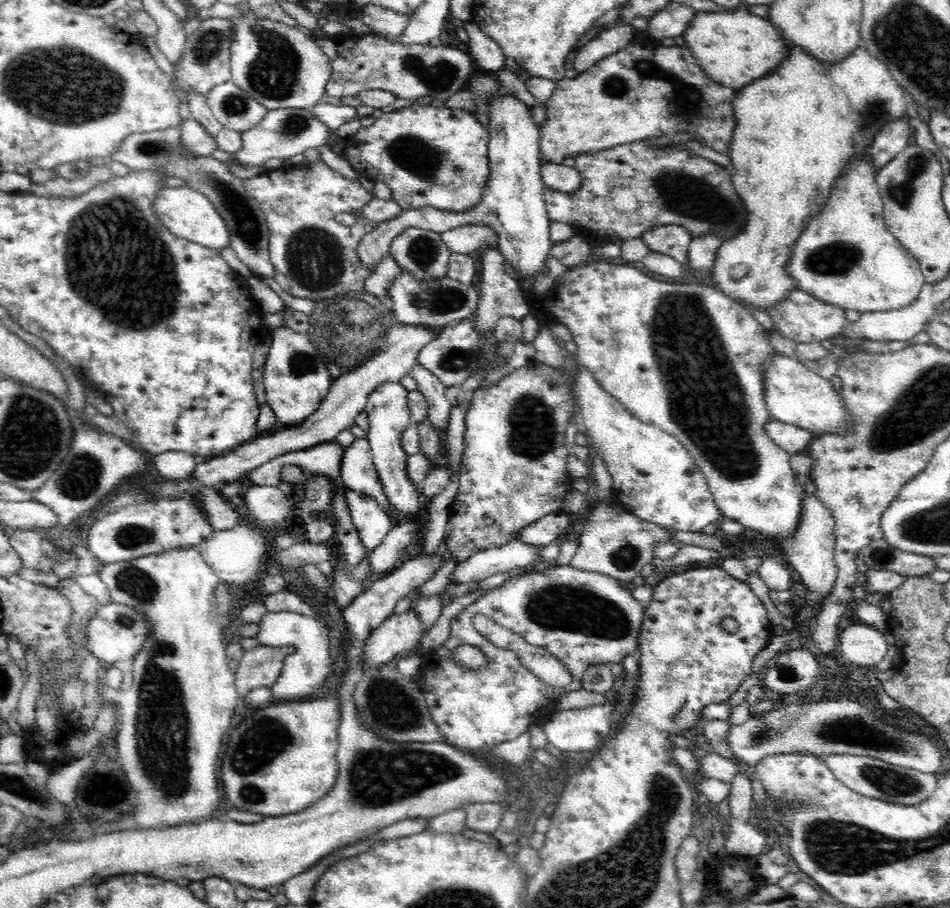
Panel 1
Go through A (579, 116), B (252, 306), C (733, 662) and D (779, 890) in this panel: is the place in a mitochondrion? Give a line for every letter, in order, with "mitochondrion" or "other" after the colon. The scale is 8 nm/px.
A: other
B: other
C: other
D: other

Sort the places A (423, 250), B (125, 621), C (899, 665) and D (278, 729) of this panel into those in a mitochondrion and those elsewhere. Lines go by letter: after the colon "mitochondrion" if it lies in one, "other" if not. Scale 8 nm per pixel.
A: mitochondrion
B: mitochondrion
C: other
D: mitochondrion

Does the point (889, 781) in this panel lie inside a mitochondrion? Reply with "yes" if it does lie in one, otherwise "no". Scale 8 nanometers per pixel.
yes

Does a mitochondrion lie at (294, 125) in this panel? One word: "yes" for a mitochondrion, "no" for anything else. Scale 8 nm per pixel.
yes

